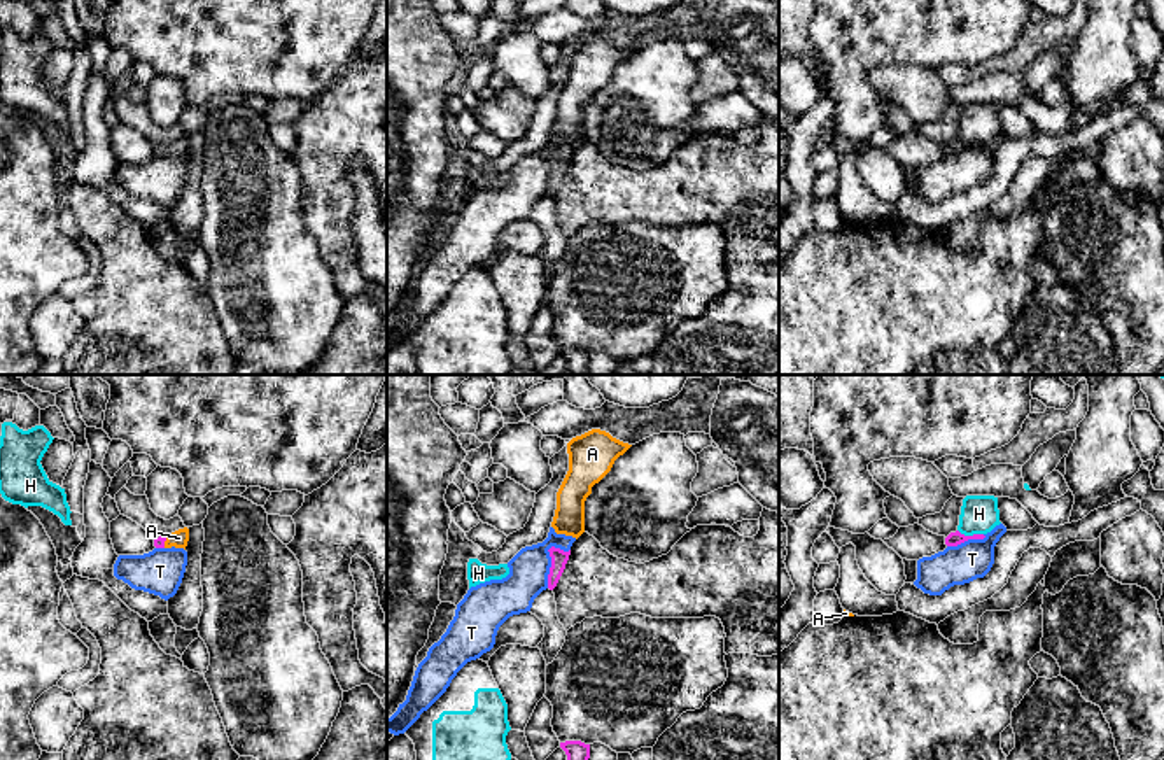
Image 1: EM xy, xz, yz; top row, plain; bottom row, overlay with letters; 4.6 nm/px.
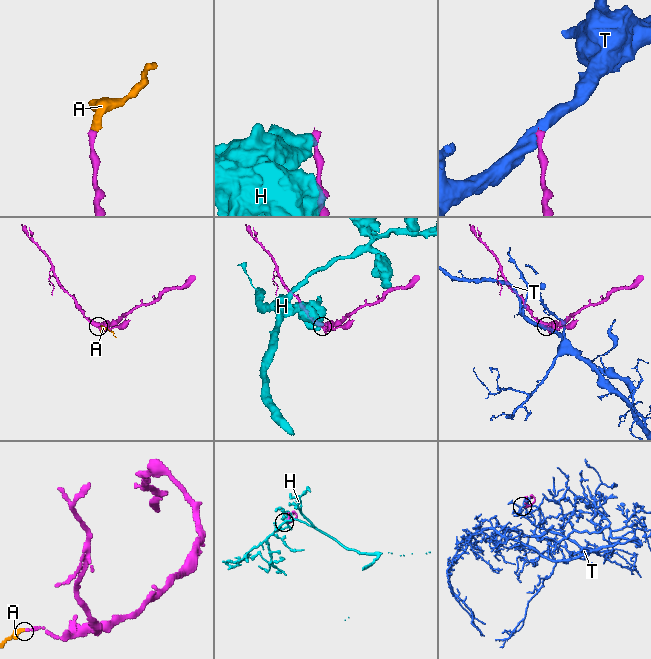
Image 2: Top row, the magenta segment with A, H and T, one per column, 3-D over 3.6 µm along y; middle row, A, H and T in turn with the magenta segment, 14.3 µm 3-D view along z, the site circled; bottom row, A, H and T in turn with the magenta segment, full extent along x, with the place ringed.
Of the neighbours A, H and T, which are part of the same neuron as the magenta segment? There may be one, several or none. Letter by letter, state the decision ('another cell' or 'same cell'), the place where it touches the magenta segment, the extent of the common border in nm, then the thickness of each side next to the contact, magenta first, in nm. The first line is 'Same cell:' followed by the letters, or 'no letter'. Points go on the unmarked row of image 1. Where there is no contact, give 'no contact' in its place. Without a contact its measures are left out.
Same cell: A
A: same cell; meets magenta in xy at (165, 147); contact 60 nm long; 50 nm thick on the magenta side, 80 nm on the other
H: another cell; meets magenta in yz at (970, 144); contact 120 nm long; 70 nm thick on the magenta side, 180 nm on the other
T: another cell; meets magenta in xz at (552, 167); contact 220 nm long; 80 nm thick on the magenta side, 180 nm on the other

